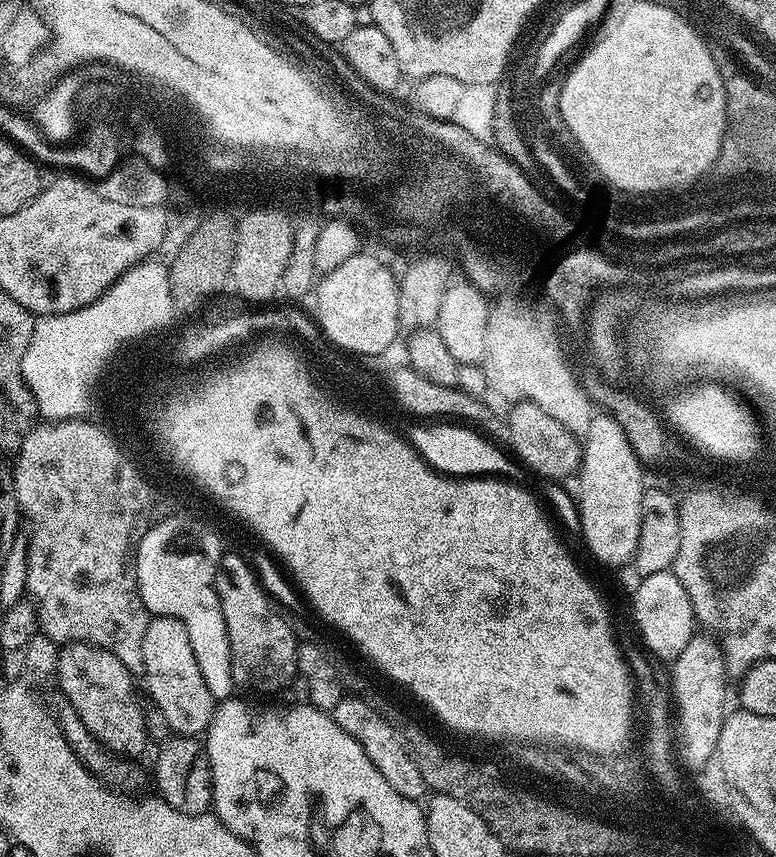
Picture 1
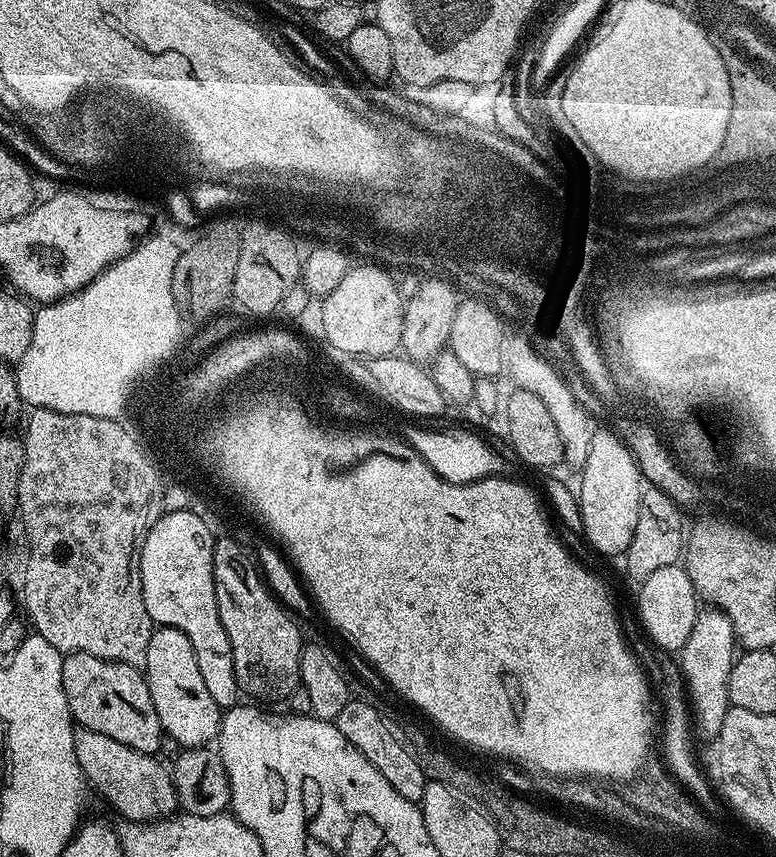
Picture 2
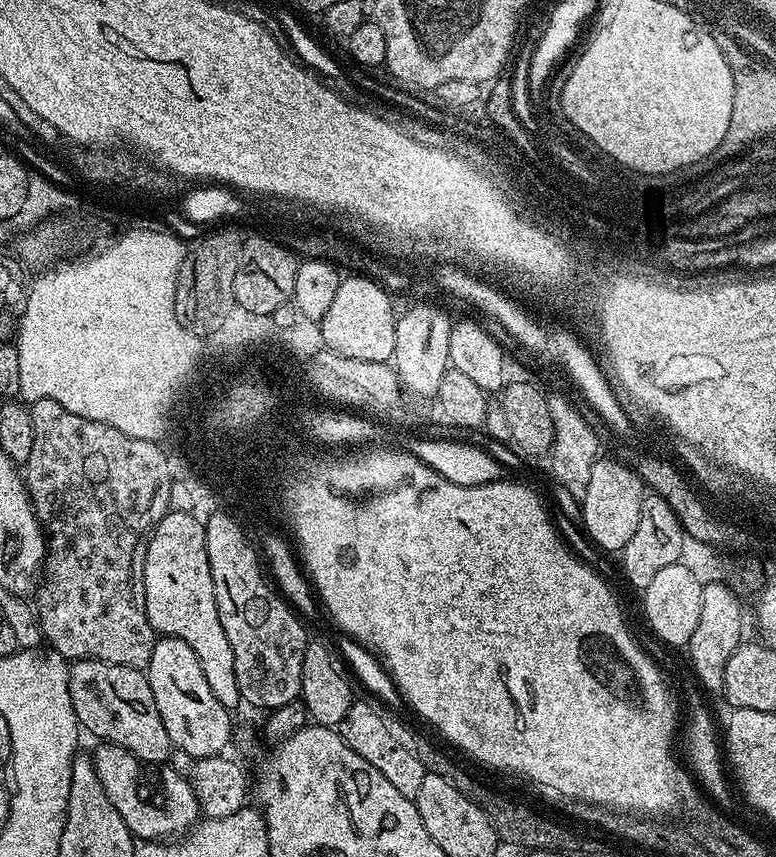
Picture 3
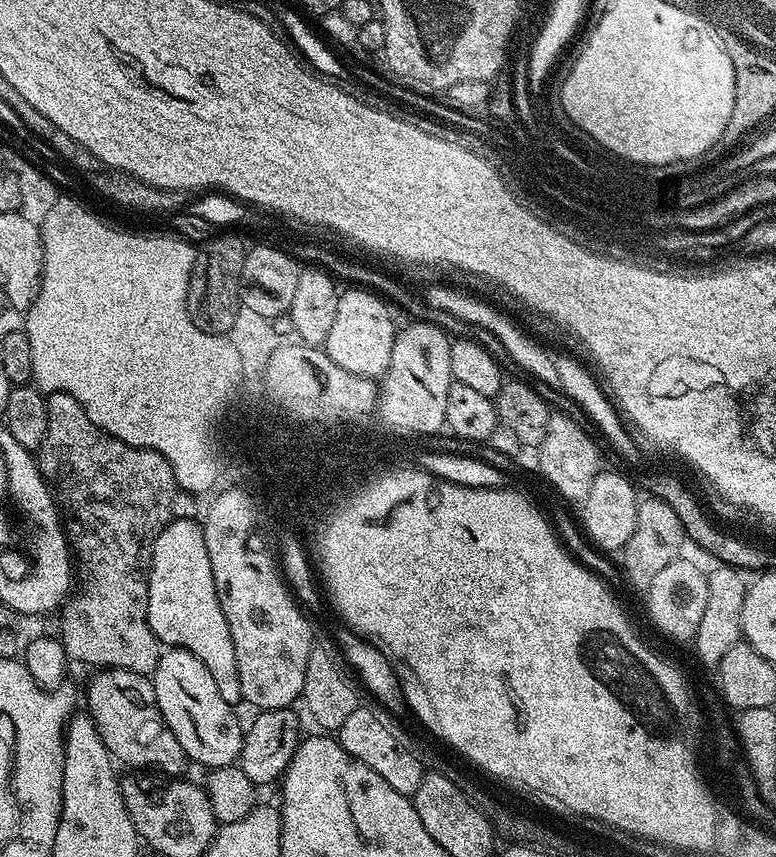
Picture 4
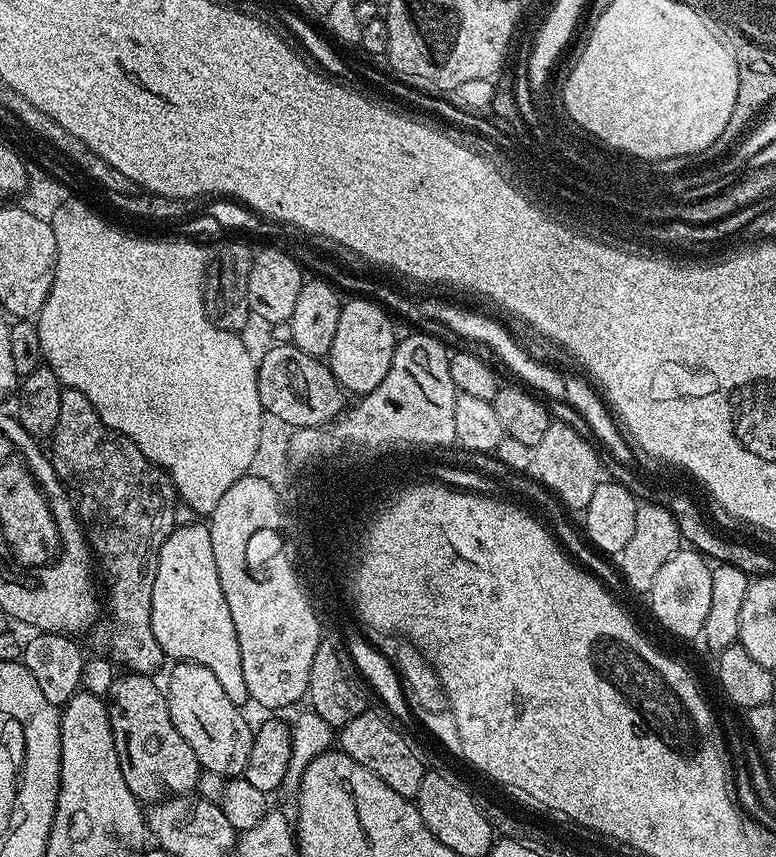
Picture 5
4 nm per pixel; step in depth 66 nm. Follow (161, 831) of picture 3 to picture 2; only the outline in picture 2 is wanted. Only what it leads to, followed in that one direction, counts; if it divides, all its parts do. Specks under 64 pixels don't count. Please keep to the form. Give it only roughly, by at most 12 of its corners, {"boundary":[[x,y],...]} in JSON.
{"boundary":[[74,731],[85,781],[128,822],[177,811],[155,755]]}

